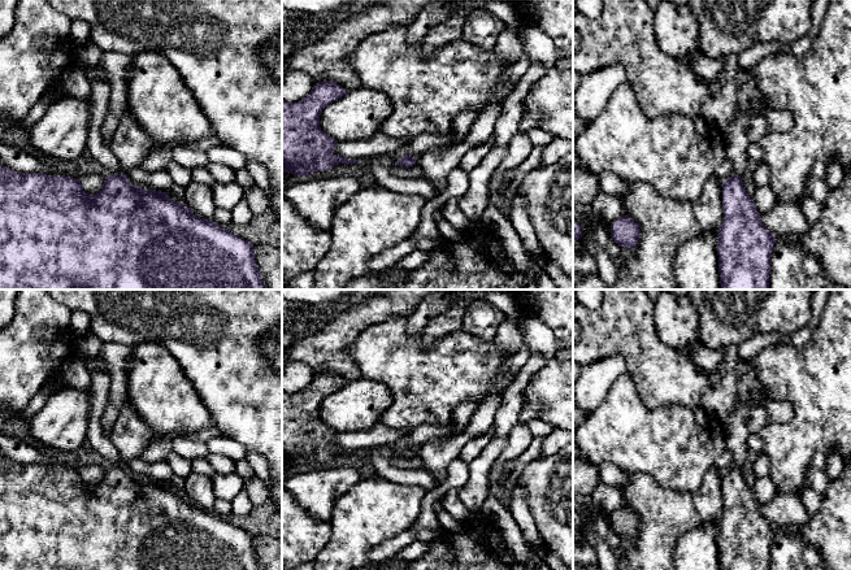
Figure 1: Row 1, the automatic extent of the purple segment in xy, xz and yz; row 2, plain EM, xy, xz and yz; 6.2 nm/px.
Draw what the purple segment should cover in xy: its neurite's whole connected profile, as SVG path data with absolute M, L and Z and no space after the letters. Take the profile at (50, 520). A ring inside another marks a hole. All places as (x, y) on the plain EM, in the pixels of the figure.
M0 454L0 570L261 570L253 535L225 518L194 505L165 483L134 477L123 465L105 467L96 484L86 484L79 470L43 464L22 464Z

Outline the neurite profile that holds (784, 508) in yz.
M777 493L765 504L760 504L761 514L772 523L774 528L786 525L807 525L809 513L796 493Z

